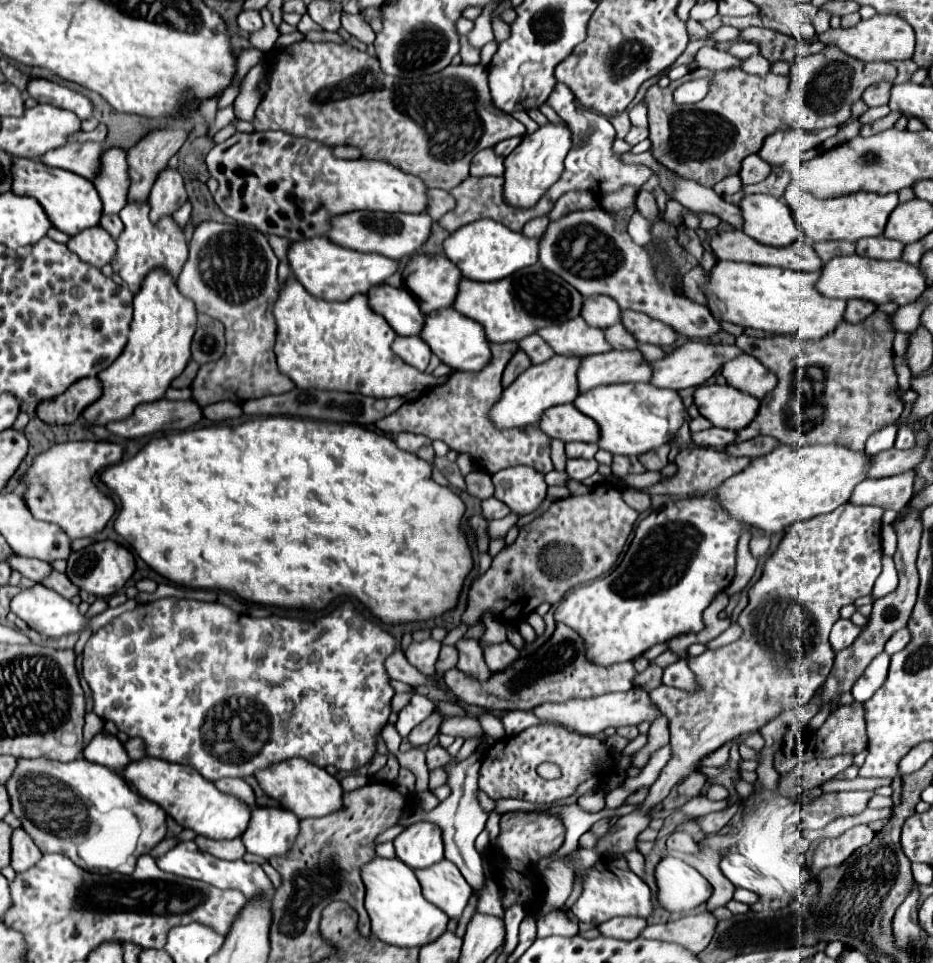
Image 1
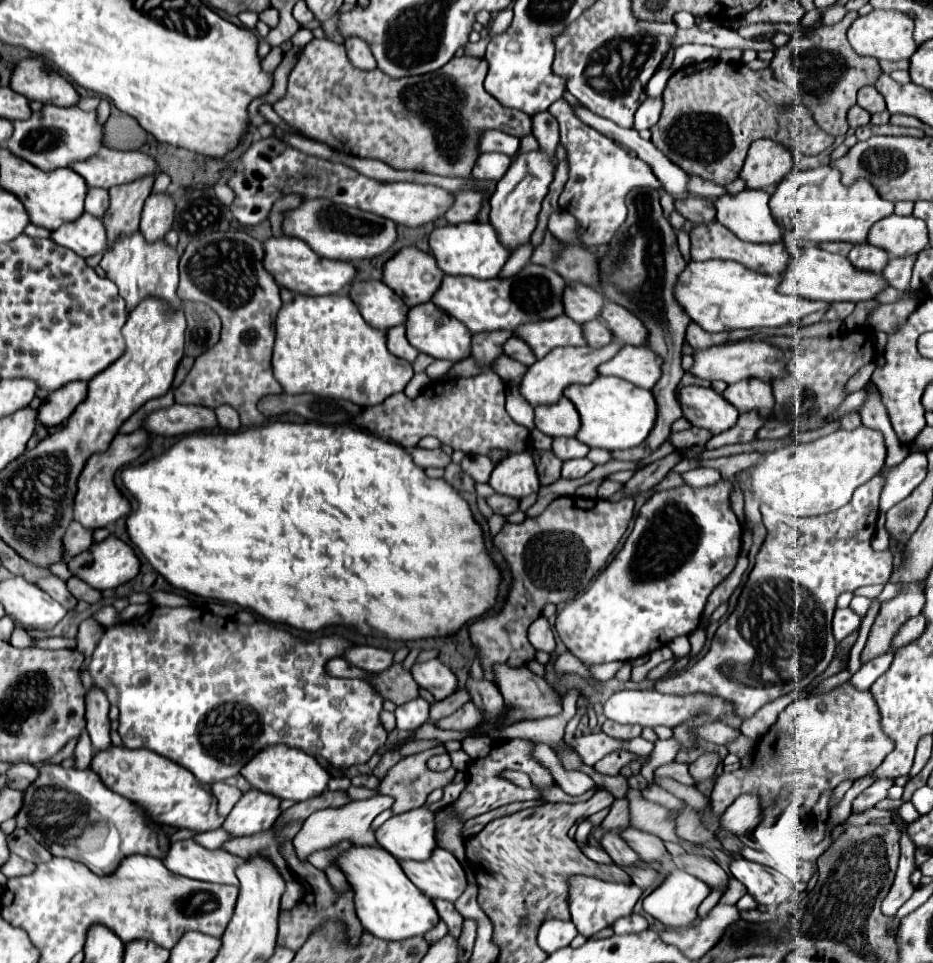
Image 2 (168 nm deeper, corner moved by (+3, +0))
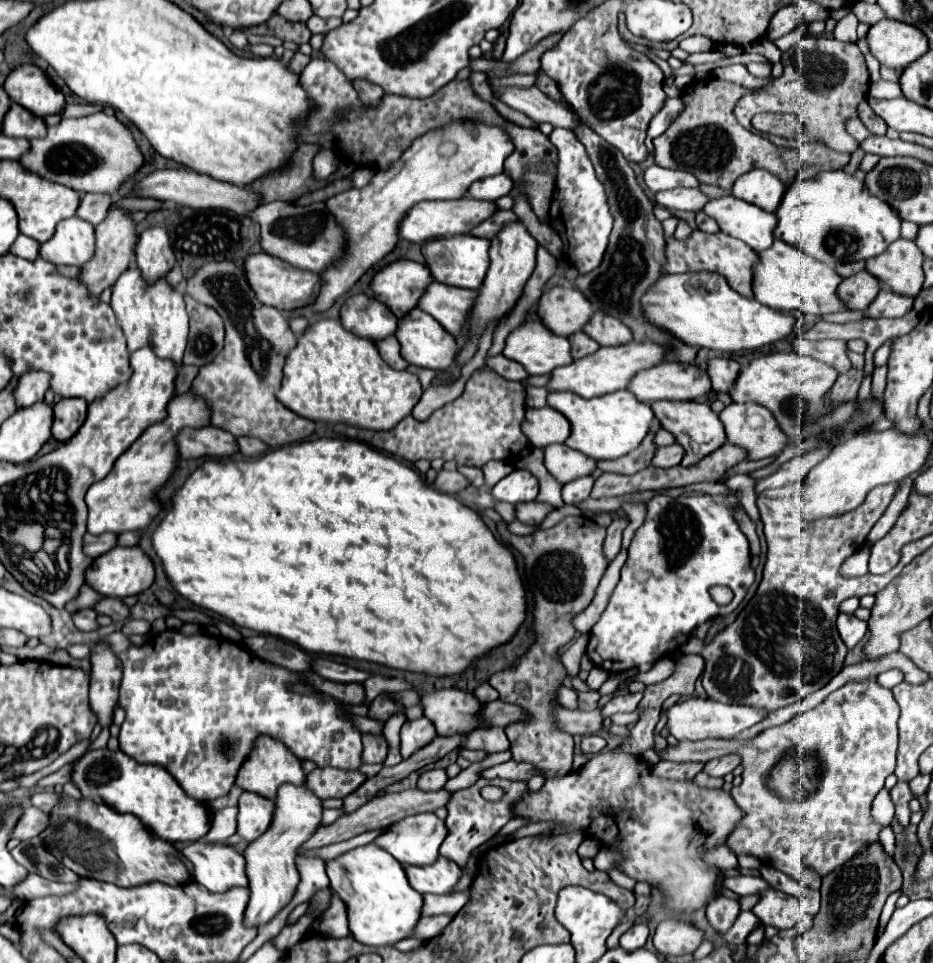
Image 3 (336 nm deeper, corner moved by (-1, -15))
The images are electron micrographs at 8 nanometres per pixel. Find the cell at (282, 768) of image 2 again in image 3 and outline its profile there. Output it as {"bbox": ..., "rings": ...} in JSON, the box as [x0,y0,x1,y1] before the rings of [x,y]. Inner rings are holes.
{"bbox":[236,736,306,798],"rings":[[[258,736],[258,740],[254,740],[254,748],[250,750],[250,756],[244,760],[236,776],[236,784],[242,790],[256,792],[264,798],[274,798],[278,786],[284,782],[290,782],[296,786],[302,786],[306,782],[306,774],[300,766],[300,760],[280,740],[274,740],[272,736]]]}

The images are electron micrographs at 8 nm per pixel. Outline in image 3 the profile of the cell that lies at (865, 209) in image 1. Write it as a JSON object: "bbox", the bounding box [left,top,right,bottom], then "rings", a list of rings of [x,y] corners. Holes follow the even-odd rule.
{"bbox":[776,170,902,268],"rings":[[[842,170],[820,172],[814,178],[796,178],[796,182],[786,188],[776,216],[776,238],[798,246],[808,256],[832,268],[836,264],[868,260],[882,254],[888,244],[900,238],[902,222],[890,204],[870,196],[864,182]]]}

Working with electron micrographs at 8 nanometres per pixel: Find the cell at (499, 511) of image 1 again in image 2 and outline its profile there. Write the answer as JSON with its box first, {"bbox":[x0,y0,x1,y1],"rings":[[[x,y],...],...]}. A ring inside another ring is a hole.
{"bbox":[486,495,518,515],"rings":[[[492,495],[486,499],[486,503],[490,505],[490,509],[496,513],[496,515],[510,515],[518,509],[518,499],[512,499],[512,497],[506,497],[506,495]]]}

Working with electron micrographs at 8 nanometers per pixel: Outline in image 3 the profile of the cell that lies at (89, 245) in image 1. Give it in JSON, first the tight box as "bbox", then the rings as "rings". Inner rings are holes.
{"bbox":[40,216,94,266],"rings":[[[78,216],[62,220],[54,238],[40,246],[40,256],[56,266],[84,266],[94,256],[94,226]]]}

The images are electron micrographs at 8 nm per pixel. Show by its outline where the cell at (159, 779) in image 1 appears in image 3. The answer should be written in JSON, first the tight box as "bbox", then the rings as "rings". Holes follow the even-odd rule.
{"bbox":[70,750,210,842],"rings":[[[88,750],[72,762],[70,780],[82,792],[82,798],[106,804],[120,814],[138,816],[166,842],[196,842],[210,830],[210,816],[204,804],[190,798],[162,766],[138,764],[122,750]]]}

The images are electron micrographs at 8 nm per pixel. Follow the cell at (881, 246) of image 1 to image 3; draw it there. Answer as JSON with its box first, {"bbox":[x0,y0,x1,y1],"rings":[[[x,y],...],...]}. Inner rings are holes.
{"bbox":[838,270,878,310],"rings":[[[866,270],[842,280],[838,286],[838,298],[846,304],[846,310],[866,310],[878,292],[878,280]]]}

